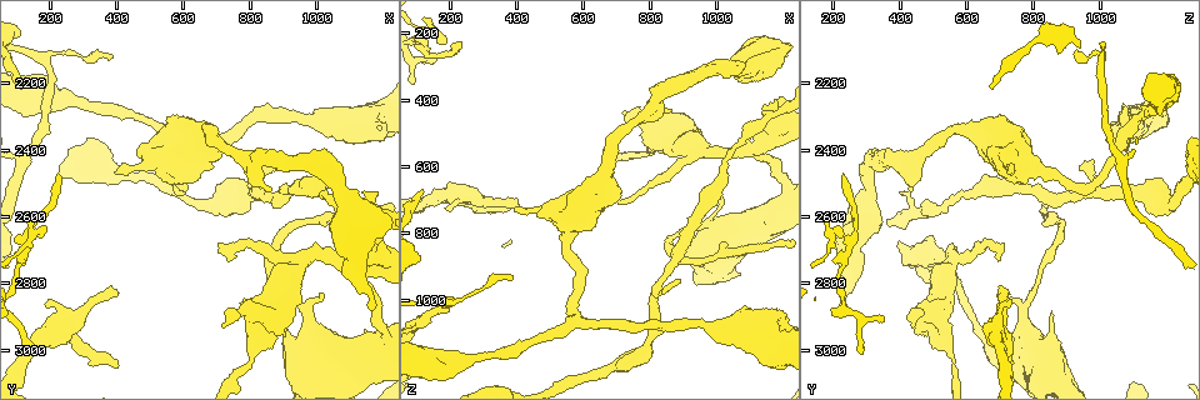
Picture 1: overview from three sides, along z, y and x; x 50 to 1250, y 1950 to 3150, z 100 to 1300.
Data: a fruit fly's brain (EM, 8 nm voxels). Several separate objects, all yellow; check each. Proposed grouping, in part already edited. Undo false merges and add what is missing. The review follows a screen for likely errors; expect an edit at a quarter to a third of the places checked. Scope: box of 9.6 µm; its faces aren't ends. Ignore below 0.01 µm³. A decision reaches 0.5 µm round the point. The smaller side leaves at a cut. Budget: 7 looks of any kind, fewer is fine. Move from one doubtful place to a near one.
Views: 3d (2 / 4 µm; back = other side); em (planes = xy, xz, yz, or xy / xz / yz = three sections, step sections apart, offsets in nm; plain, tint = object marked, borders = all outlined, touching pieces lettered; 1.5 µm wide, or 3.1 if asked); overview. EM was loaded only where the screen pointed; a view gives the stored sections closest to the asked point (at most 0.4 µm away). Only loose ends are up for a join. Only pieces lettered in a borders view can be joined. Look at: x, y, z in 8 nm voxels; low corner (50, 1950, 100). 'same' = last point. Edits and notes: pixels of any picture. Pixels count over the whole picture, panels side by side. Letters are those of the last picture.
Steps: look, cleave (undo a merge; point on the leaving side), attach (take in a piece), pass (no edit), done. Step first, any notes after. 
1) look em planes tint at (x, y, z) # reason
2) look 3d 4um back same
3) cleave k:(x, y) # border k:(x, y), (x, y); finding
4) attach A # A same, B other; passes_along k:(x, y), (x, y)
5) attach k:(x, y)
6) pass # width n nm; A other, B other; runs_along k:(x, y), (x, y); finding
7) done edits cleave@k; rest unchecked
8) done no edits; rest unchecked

look em yz step 4 tint at (410, 2830, 730) # free end

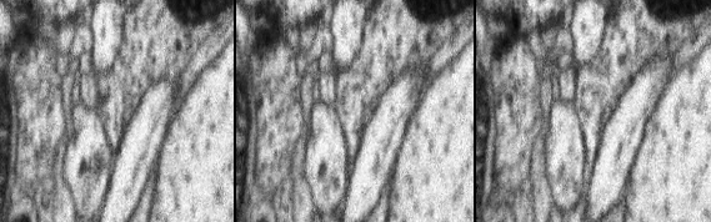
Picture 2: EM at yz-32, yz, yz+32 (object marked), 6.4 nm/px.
look em planes borders same

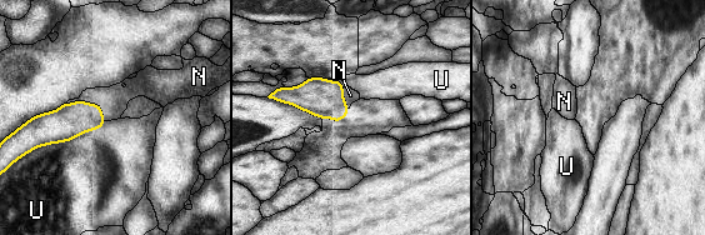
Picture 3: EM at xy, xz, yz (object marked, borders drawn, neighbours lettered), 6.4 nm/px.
attach N # N same, U other; passes_along 3:(70, 120), (90, 104), (114, 100); it goes on there

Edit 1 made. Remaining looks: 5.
look overview

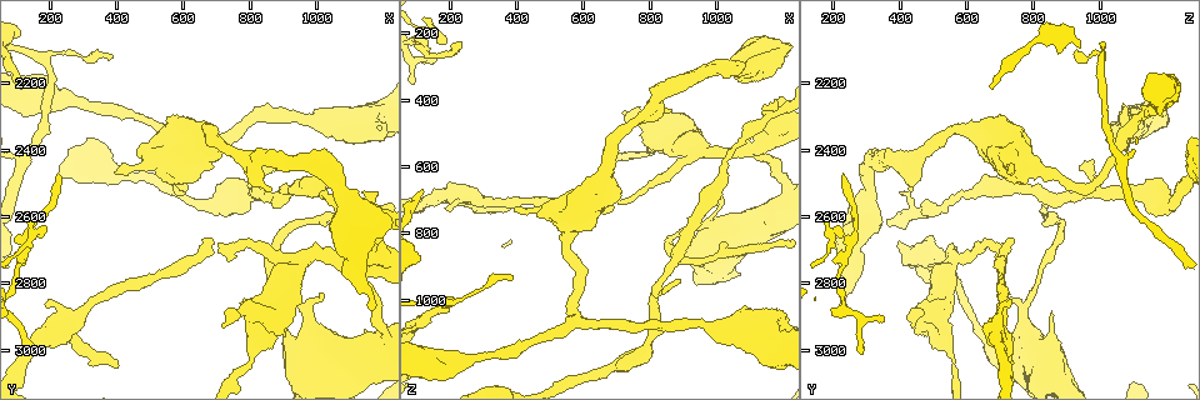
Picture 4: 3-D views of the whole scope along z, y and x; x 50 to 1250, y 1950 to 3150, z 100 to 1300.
look em planes borders at (220, 2470, 230) # branch stops here

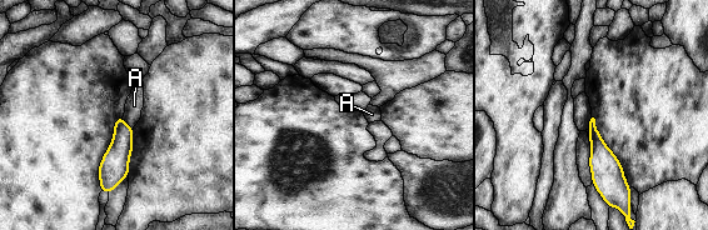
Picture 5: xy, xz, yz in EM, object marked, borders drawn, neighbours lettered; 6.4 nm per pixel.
pass # A other; border 5:(123, 116), (133, 129); none of them fits

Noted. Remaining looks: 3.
look em yz step 4 tint at (150, 3000, 270) # branch stops here

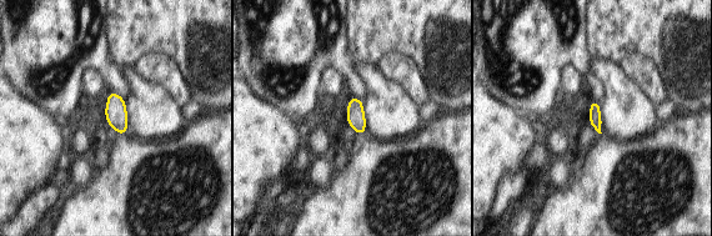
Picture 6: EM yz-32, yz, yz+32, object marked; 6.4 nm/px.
look em planes borders same

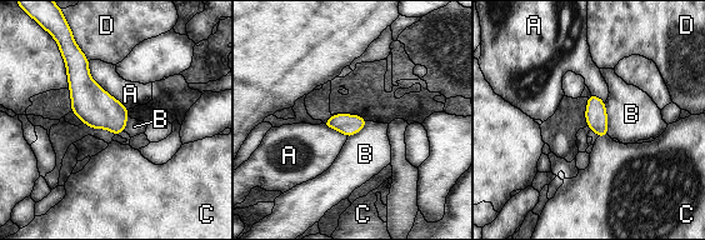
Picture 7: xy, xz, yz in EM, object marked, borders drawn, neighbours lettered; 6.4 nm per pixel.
attach C # A other, B other, C same, D other; passes_along 7:(595, 114), (601, 136), (616, 171); it goes on there

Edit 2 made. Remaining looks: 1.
done edits attach@3, attach@7; rest unchecked

